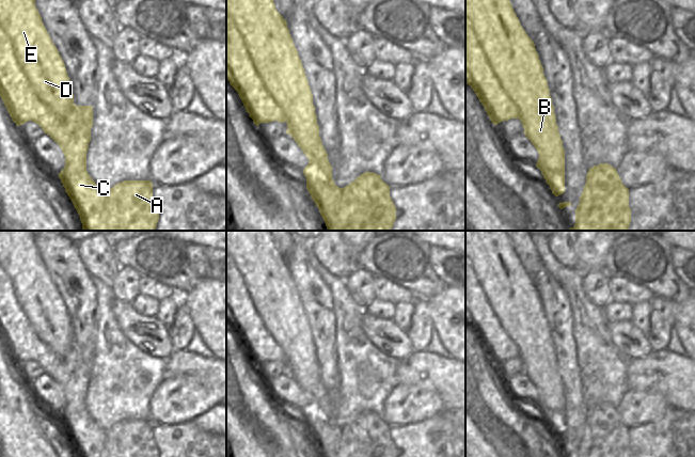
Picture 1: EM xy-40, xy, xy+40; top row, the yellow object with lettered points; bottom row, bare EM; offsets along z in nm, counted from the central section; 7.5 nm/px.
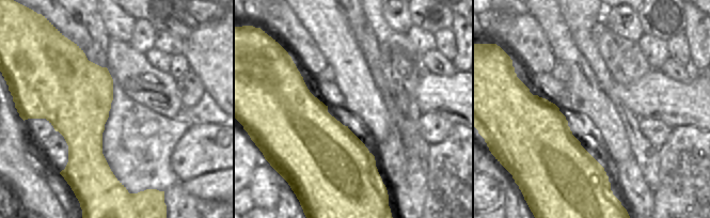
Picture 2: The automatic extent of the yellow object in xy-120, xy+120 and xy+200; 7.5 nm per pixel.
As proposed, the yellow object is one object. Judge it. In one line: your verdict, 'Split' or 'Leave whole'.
Split.

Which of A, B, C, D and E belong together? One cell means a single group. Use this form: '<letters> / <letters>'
A B C / D E

